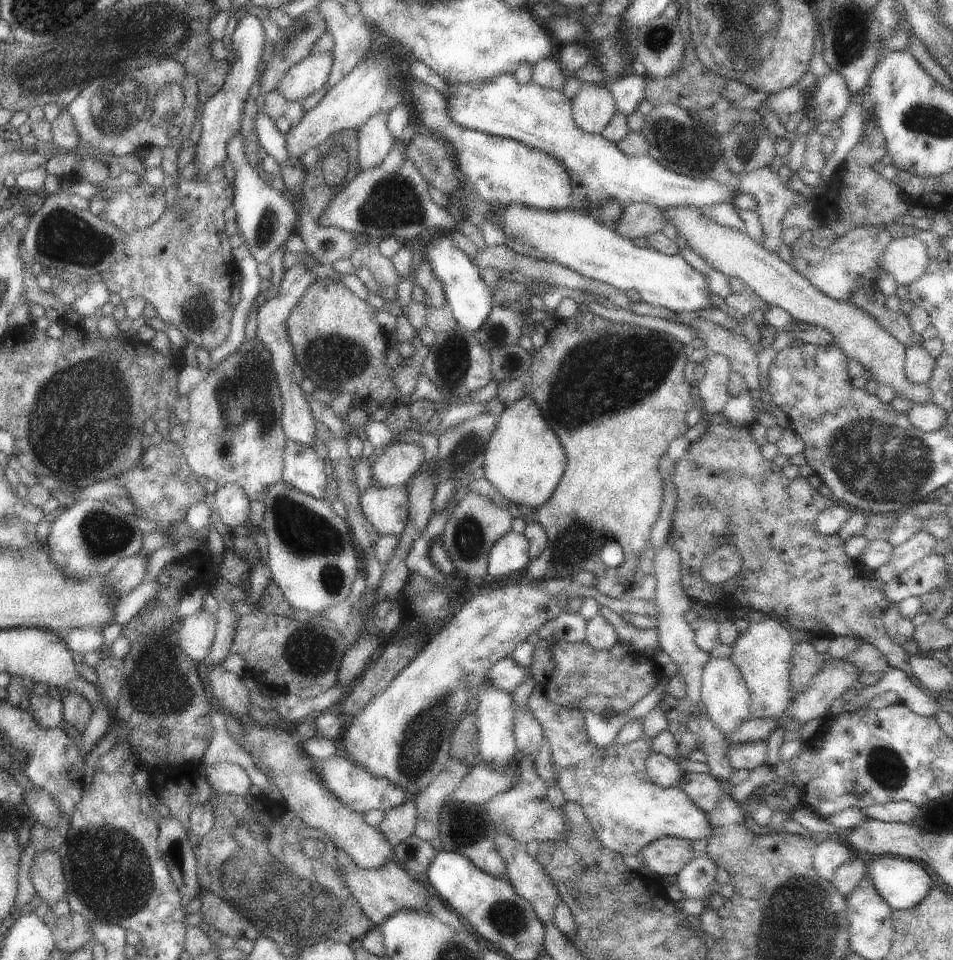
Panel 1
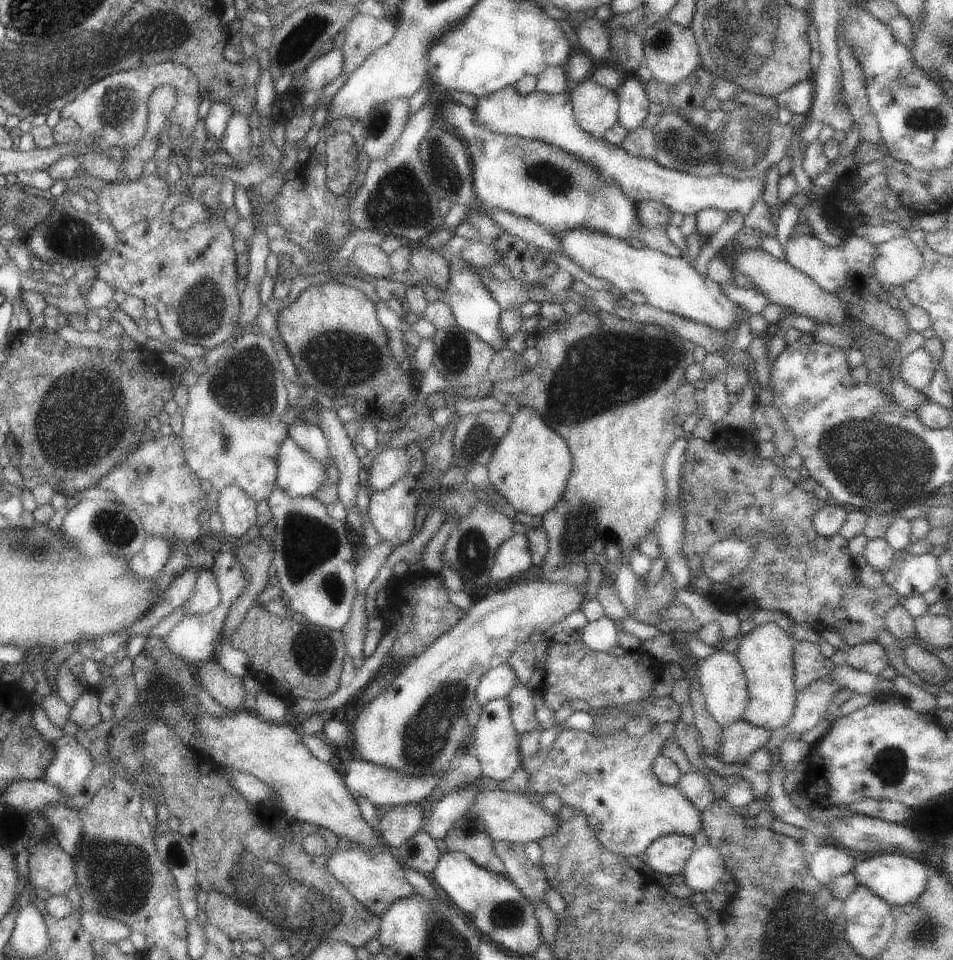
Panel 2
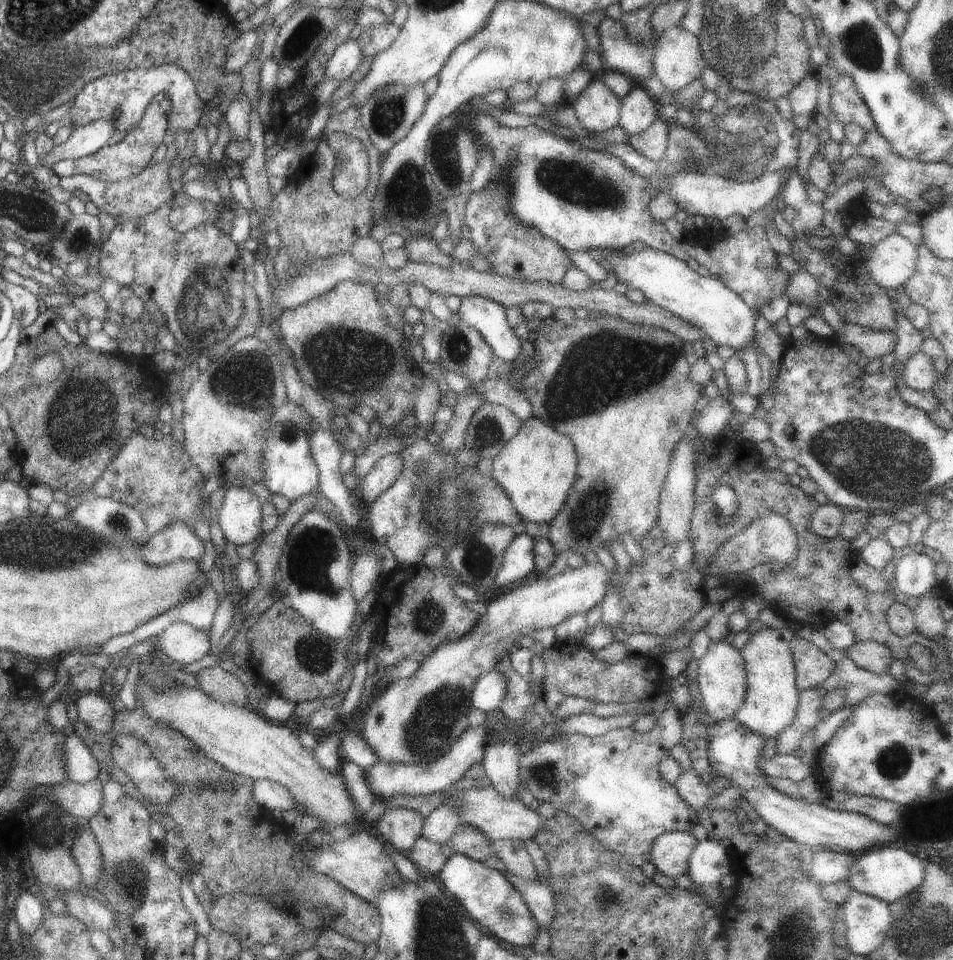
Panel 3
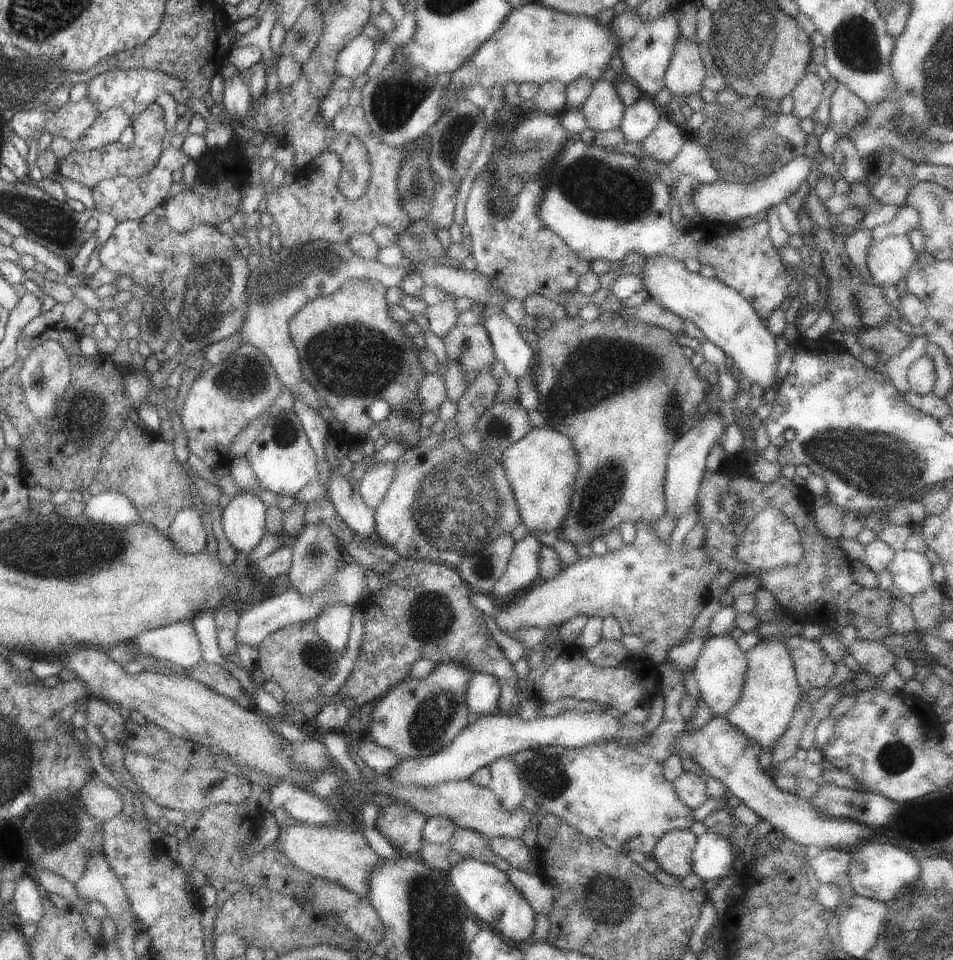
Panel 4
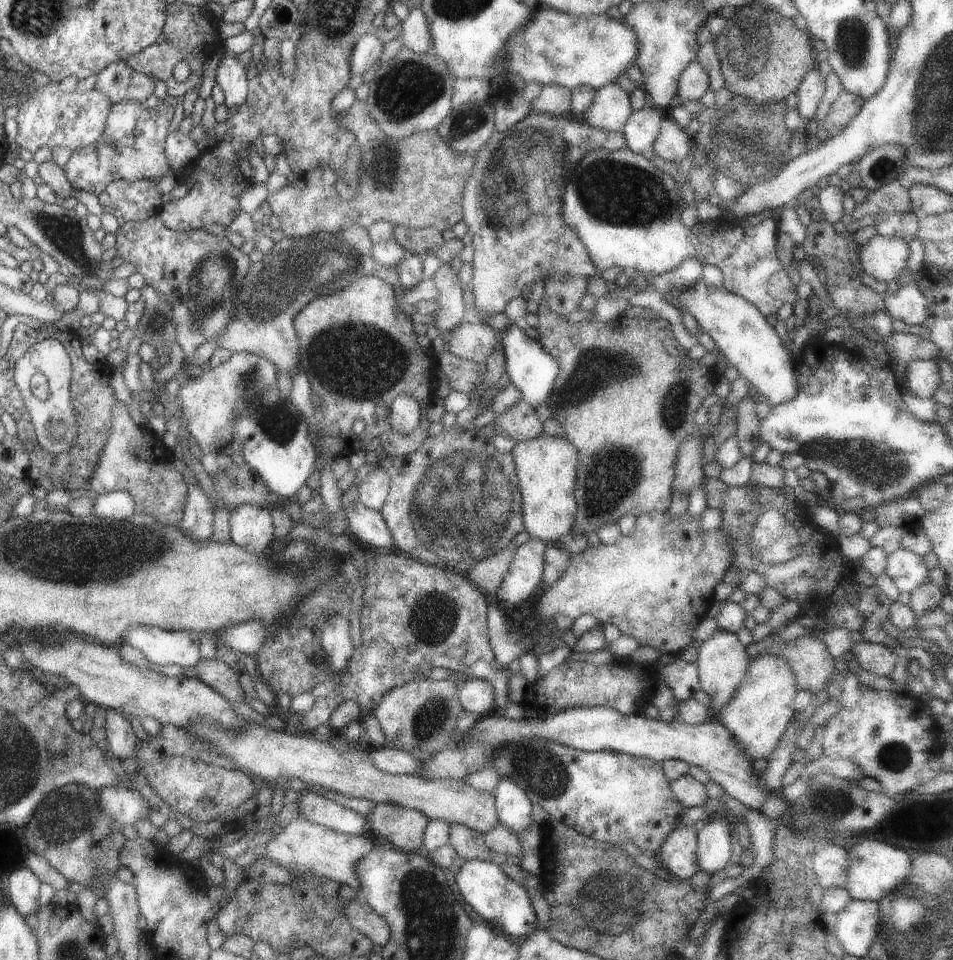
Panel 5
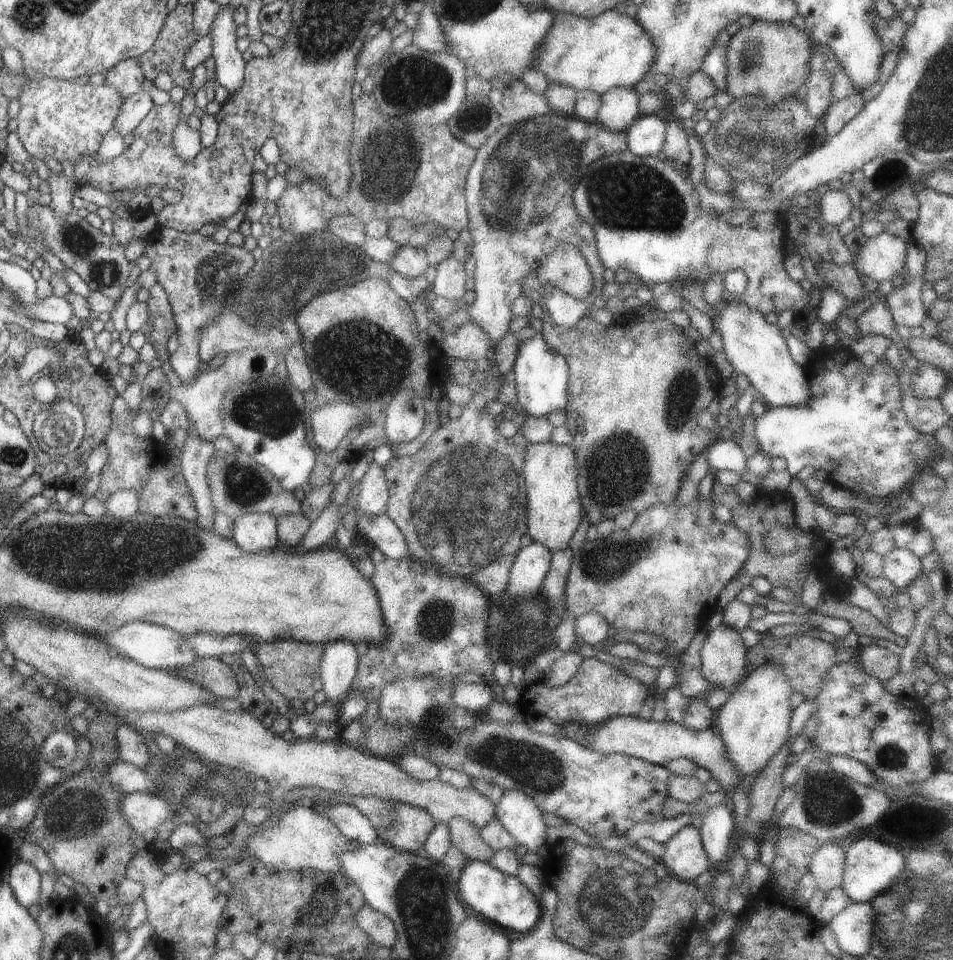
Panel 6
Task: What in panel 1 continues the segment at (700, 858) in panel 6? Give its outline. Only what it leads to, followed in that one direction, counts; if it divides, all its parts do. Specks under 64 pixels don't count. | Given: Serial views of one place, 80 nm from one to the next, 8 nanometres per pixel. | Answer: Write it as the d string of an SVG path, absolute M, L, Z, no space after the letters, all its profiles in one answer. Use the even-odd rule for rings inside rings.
M662 837L642 849L638 857L656 876L670 876L680 872L695 857L692 844L678 837Z

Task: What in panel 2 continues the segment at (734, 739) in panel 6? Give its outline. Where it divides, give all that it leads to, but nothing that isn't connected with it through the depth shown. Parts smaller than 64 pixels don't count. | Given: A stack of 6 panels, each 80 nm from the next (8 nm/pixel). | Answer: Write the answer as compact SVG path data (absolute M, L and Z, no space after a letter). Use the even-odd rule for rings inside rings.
M776 623L756 625L745 634L734 652L744 669L749 701L742 720L774 730L790 720L795 711L796 695L793 671L793 642L795 639Z

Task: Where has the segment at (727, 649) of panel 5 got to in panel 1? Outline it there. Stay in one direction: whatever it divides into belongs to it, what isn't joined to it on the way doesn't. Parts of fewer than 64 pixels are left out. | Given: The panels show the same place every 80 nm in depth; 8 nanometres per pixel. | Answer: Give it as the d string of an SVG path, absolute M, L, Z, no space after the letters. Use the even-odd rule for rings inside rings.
M711 658L703 670L701 705L712 724L725 737L733 733L751 714L751 692L741 672L730 658Z

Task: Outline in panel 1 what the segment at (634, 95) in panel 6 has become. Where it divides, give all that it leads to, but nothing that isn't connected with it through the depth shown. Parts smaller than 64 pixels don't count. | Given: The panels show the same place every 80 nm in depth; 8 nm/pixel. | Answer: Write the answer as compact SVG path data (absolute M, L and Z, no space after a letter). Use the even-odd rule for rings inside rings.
M585 82L571 100L574 107L575 122L592 134L602 134L614 116L618 115L618 104L615 97L604 86L595 86Z

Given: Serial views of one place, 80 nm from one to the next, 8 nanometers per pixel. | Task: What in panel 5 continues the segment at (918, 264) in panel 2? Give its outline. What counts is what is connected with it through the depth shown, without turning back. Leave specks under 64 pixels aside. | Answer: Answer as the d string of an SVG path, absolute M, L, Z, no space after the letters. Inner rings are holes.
M875 235L860 249L864 273L885 283L900 278L900 272L908 269L909 257L908 244L898 237Z

